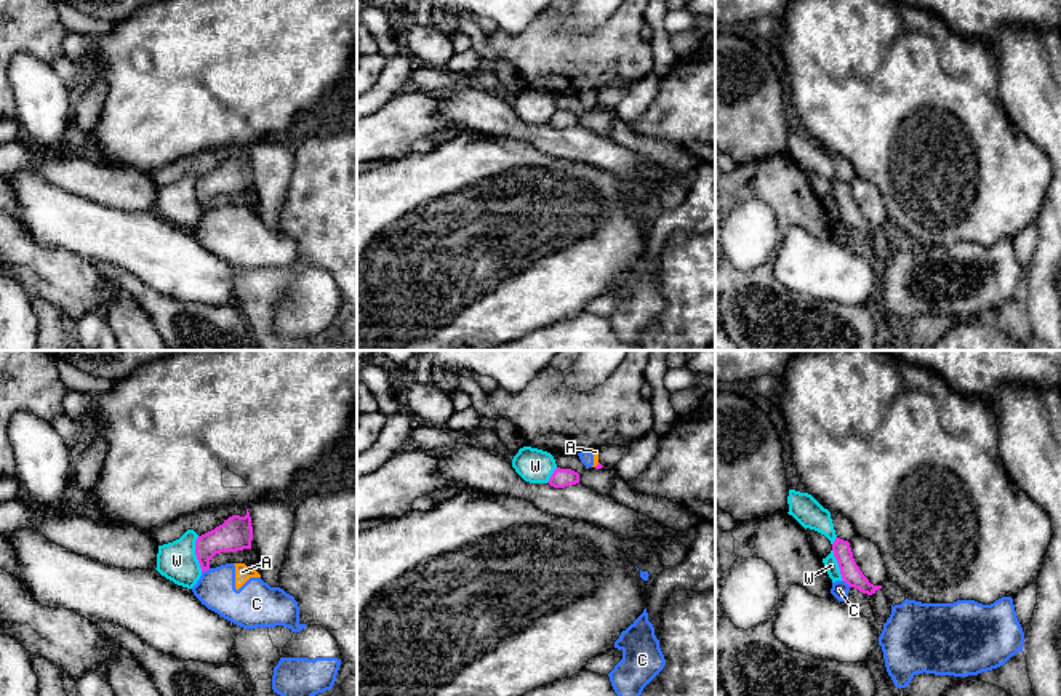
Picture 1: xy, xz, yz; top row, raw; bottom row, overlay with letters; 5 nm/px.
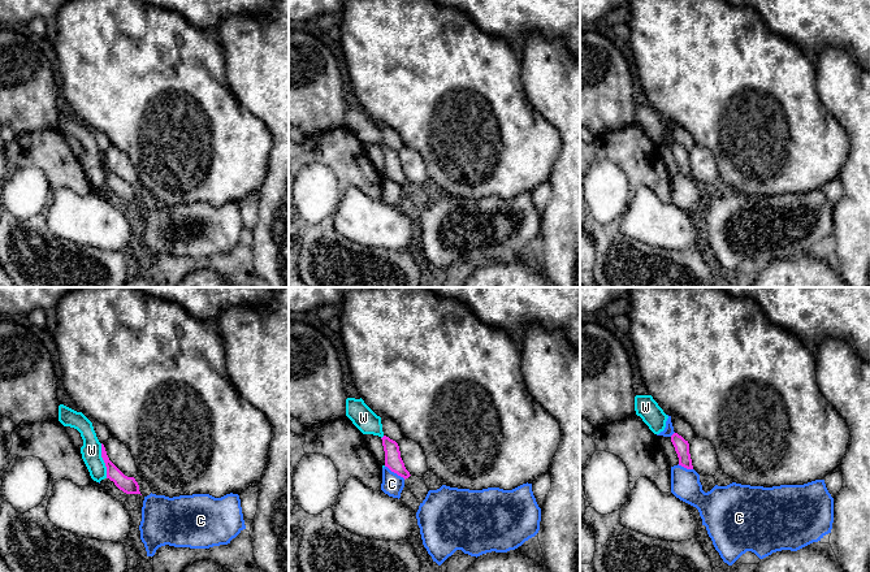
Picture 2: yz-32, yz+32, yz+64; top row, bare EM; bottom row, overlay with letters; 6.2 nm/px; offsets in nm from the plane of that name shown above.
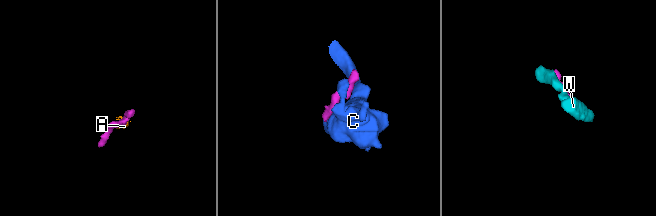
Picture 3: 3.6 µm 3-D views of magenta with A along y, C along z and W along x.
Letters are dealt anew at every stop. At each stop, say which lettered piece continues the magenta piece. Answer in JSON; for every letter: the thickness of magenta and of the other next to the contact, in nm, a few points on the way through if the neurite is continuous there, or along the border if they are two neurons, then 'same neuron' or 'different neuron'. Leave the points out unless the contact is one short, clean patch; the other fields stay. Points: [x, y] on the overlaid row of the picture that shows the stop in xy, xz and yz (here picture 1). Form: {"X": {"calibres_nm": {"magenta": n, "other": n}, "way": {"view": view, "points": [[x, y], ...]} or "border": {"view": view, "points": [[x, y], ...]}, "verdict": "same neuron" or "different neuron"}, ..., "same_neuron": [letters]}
{"A": {"calibres_nm": {"magenta": 30, "other": 30}, "verdict": "different neuron"}, "C": {"calibres_nm": {"magenta": 170, "other": 190}, "verdict": "different neuron"}, "W": {"calibres_nm": {"magenta": 170, "other": 200}, "verdict": "different neuron"}, "same_neuron": []}

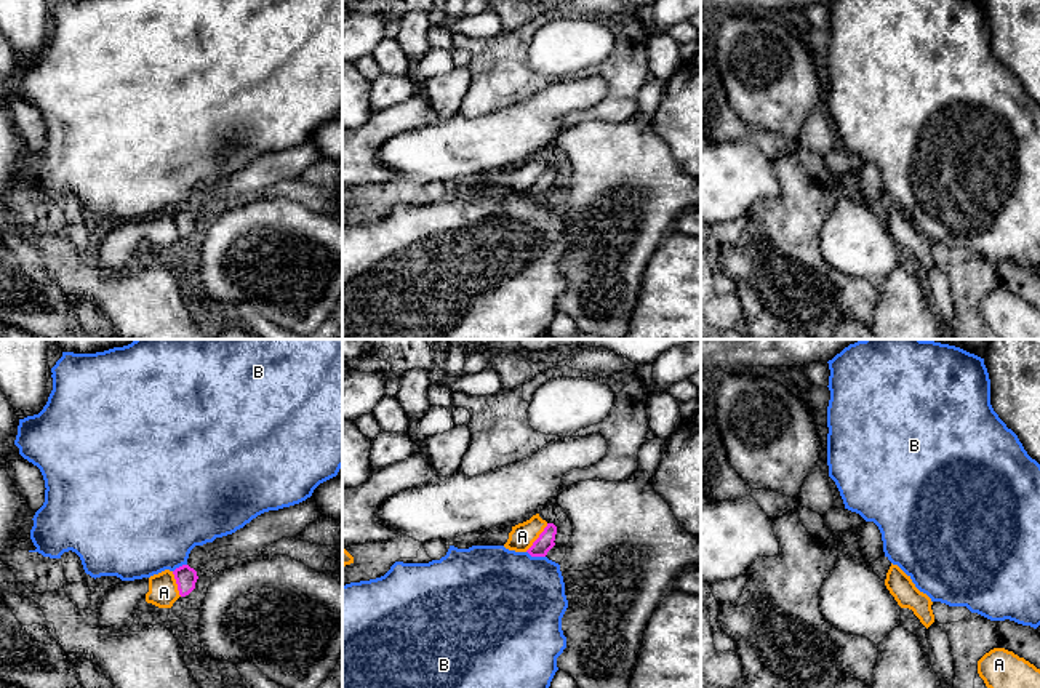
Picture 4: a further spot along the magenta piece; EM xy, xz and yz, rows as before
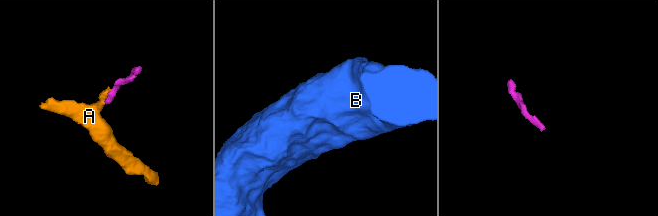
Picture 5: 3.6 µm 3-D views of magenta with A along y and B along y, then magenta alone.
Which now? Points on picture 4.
{"A": {"calibres_nm": {"magenta": 90, "other": 130}, "border": {"view": "xz", "points": [[548, 524], [525, 551]]}, "verdict": "different neuron"}, "B": {"calibres_nm": {"magenta": 90, "other": 480}, "verdict": "different neuron"}, "same_neuron": []}

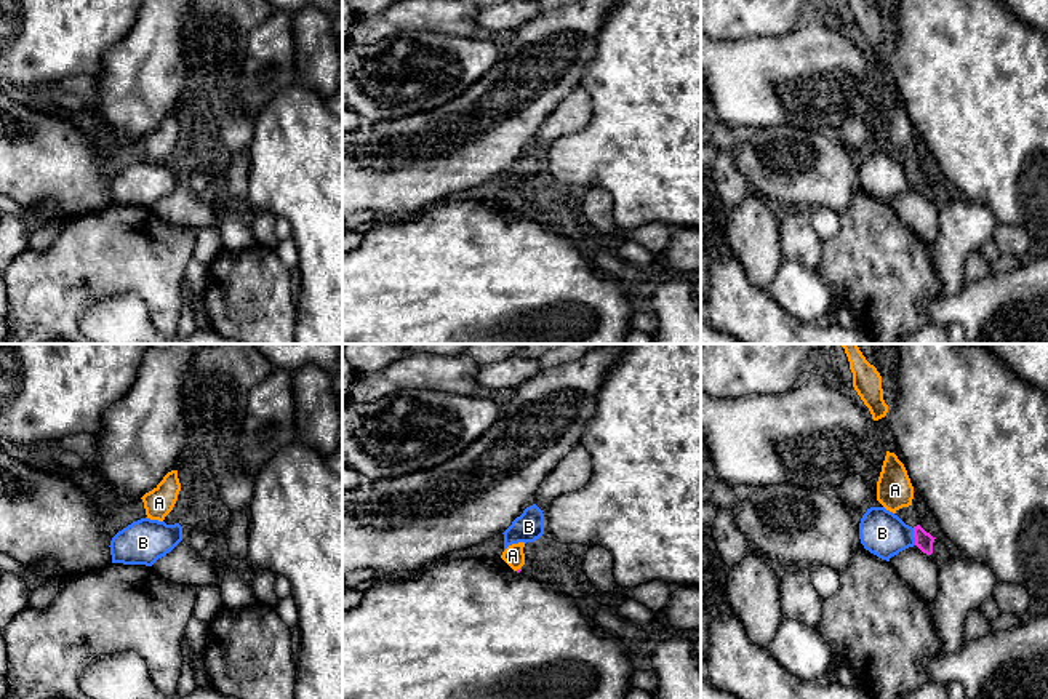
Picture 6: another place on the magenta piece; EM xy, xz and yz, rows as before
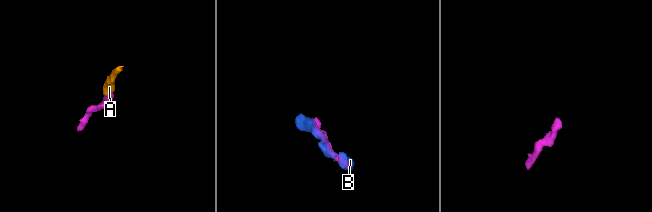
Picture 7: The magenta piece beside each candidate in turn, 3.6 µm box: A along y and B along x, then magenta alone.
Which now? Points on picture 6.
{"A": {"calibres_nm": {"magenta": 20, "other": 100}, "way": {"view": "xz", "points": [[520, 568], [517, 570], [512, 555]]}, "verdict": "same neuron"}, "B": {"calibres_nm": {"magenta": 90, "other": 220}, "verdict": "different neuron"}, "same_neuron": ["A"]}

